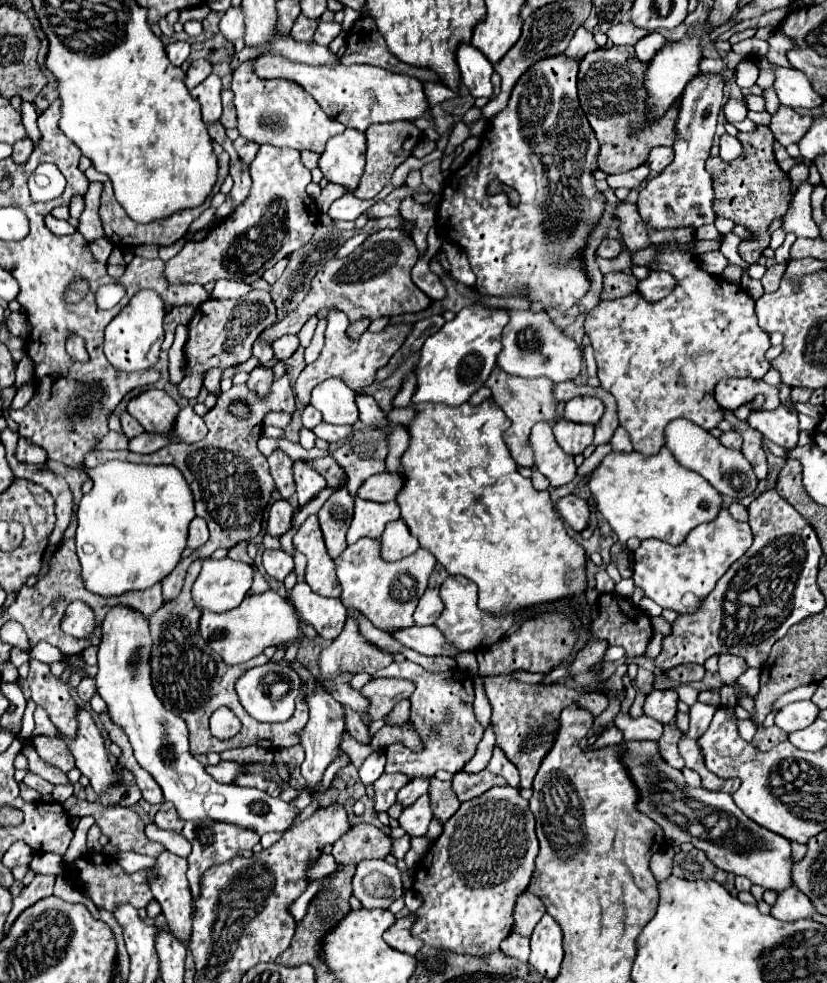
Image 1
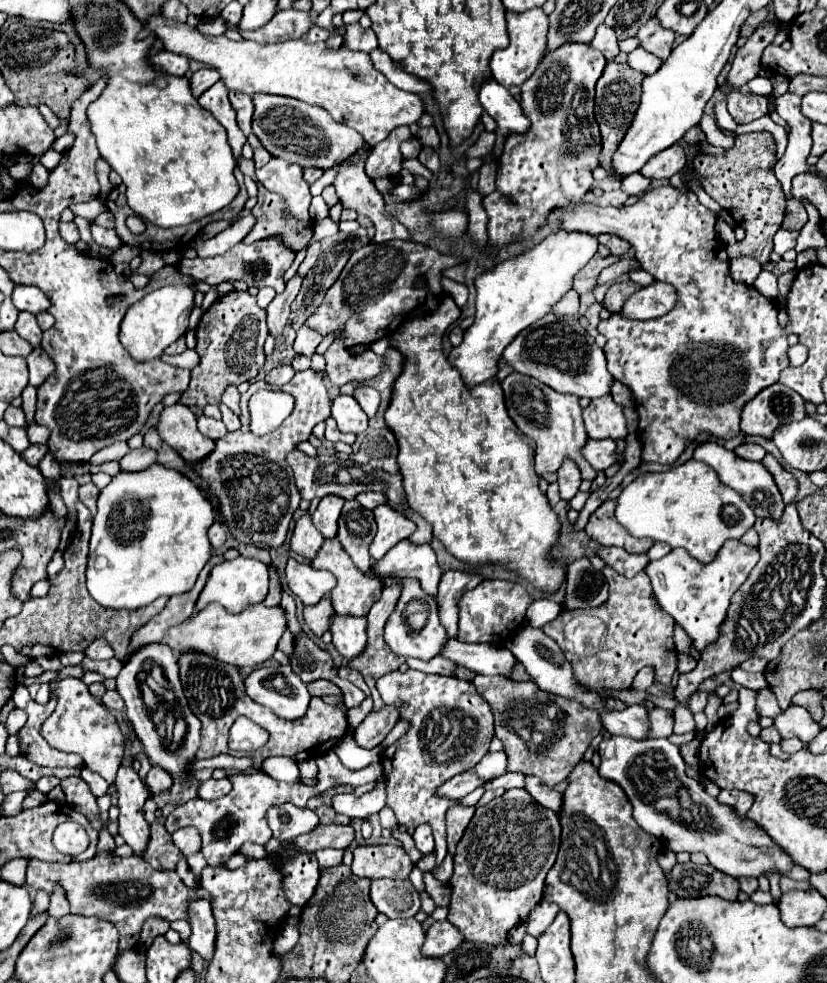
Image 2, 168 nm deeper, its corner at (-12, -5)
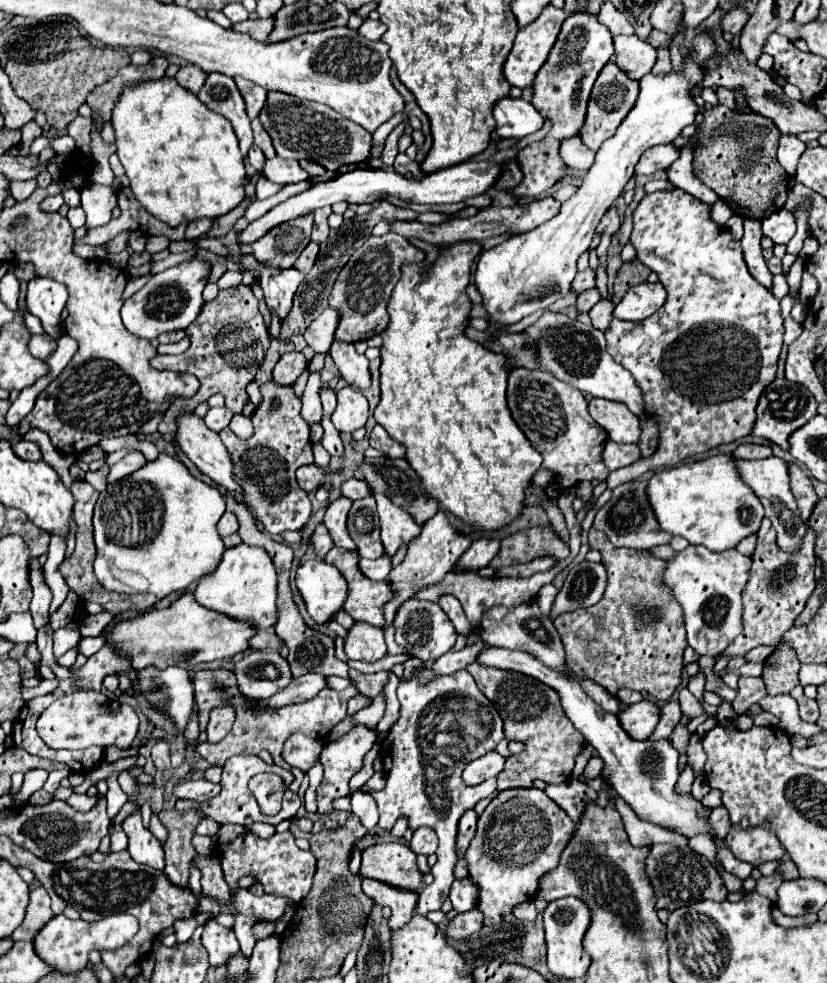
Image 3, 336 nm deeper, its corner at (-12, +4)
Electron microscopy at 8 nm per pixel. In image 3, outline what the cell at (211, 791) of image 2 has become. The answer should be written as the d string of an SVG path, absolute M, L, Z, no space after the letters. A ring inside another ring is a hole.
M200 779L200 781L182 781L172 791L172 795L176 799L190 799L190 801L196 801L196 803L210 801L218 793L220 793L220 785L210 783L206 779Z

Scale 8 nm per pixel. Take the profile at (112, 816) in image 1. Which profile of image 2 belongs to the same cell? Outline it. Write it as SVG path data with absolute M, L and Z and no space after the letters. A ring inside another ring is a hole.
M154 822L154 824L150 824L150 840L148 840L148 846L142 856L148 864L152 864L160 870L174 870L174 866L182 858L182 852L176 850L166 828L162 824Z

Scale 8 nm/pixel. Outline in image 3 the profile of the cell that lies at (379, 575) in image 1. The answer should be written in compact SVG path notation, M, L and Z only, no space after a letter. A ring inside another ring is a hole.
M416 599L404 601L404 605L400 605L400 611L394 619L394 627L396 627L396 643L402 645L408 651L408 655L418 657L420 661L438 659L444 653L448 653L456 643L456 631L452 629L448 617L444 617L444 611L438 605L426 601L416 601ZM414 615L422 615L422 617L414 619Z

